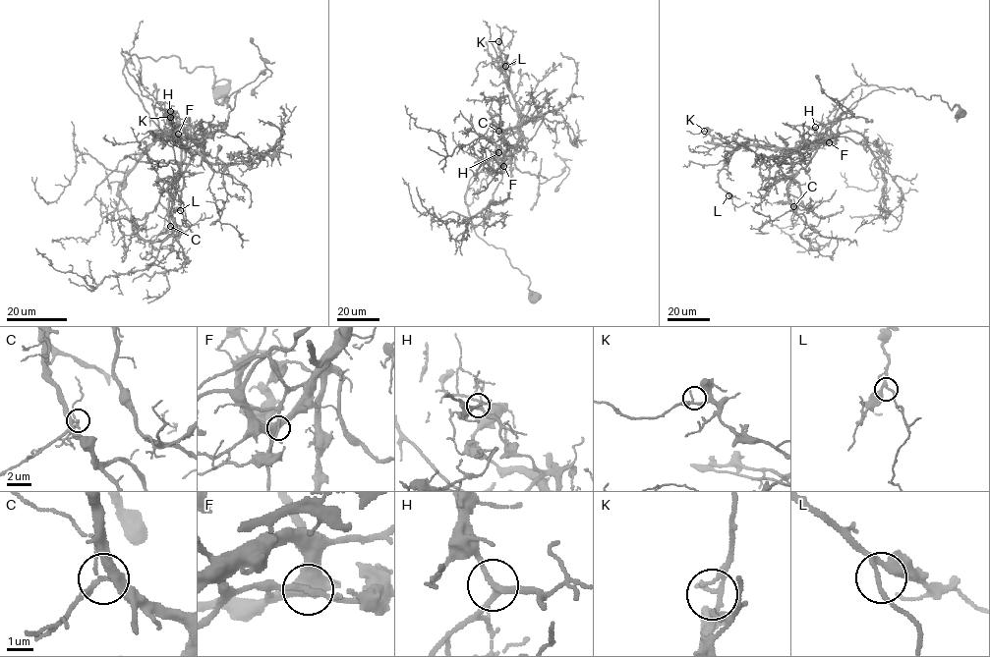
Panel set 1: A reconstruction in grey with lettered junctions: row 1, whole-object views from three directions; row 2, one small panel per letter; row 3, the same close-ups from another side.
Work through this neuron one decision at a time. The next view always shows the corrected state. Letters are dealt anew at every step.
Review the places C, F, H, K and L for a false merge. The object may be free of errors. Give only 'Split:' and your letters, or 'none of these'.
Split: F

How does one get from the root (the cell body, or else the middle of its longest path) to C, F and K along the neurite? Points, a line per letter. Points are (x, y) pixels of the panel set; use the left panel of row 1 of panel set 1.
C: (220, 94), (212, 67), (188, 72), (176, 56), (133, 54), (123, 70), (148, 117), (189, 136), (170, 226)
F: (220, 94), (228, 82), (213, 87), (212, 67), (132, 55), (126, 83), (178, 134)
K: (220, 94), (212, 67), (132, 55), (123, 74), (148, 117), (199, 145), (171, 138), (170, 117)

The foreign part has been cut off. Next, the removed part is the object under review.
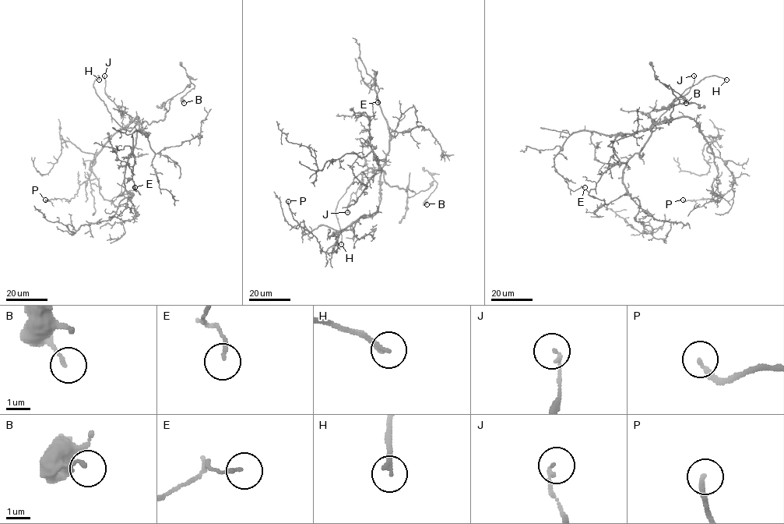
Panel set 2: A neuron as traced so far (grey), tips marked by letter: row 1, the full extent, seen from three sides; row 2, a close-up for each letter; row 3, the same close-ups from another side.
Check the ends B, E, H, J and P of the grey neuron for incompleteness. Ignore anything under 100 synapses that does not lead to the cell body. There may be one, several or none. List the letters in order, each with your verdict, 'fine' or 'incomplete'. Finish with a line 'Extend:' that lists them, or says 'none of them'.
B: fine
E: fine
H: incomplete
J: fine
P: fine
Extend: H

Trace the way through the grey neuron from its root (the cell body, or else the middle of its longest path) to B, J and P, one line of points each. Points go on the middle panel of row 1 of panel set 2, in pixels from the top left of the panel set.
B: (379, 168), (390, 185), (408, 189), (415, 193), (427, 189), (434, 181), (437, 186), (424, 201), (427, 204)
J: (379, 168), (381, 169), (377, 171), (368, 168), (363, 171), (362, 184), (350, 195), (347, 212)
P: (379, 168), (377, 210), (341, 230), (330, 253), (323, 252), (317, 238), (293, 217), (288, 201)

